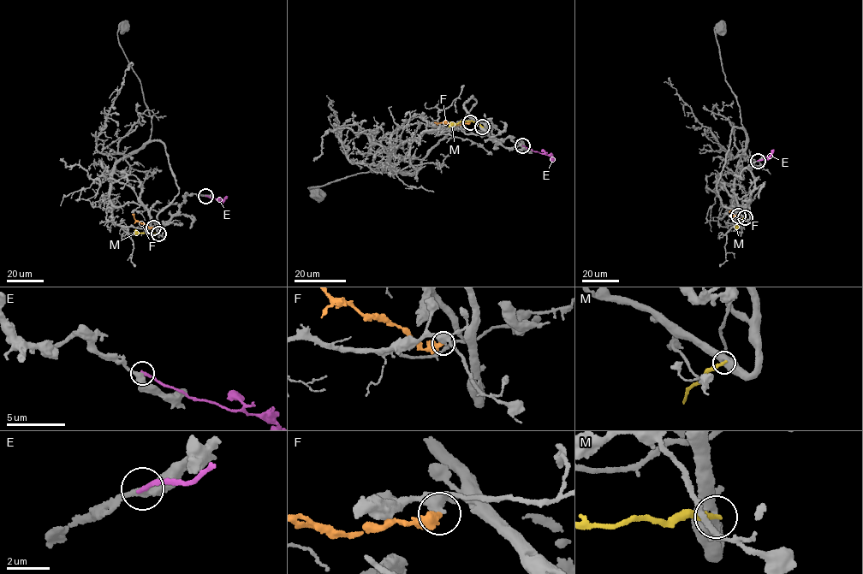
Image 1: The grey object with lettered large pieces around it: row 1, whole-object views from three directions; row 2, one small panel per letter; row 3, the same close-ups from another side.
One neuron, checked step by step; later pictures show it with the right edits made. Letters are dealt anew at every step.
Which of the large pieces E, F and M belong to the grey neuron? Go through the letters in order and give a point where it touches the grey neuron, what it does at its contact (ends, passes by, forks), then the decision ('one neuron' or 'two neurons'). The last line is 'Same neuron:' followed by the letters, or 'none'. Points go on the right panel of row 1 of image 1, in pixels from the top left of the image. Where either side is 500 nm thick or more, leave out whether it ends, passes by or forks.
E: contact (758, 161); it ends; two neurons
F: contact (738, 215); it ends; two neurons
M: contact (745, 217); two neurons
Same neuron: none

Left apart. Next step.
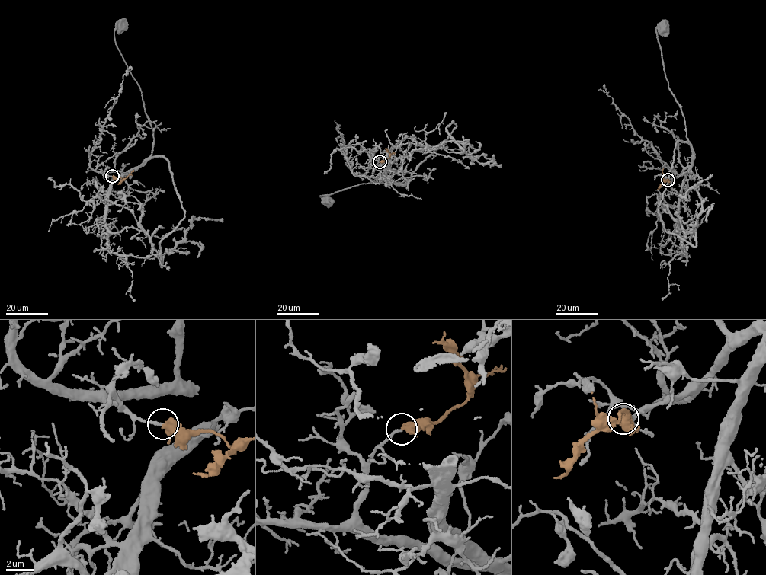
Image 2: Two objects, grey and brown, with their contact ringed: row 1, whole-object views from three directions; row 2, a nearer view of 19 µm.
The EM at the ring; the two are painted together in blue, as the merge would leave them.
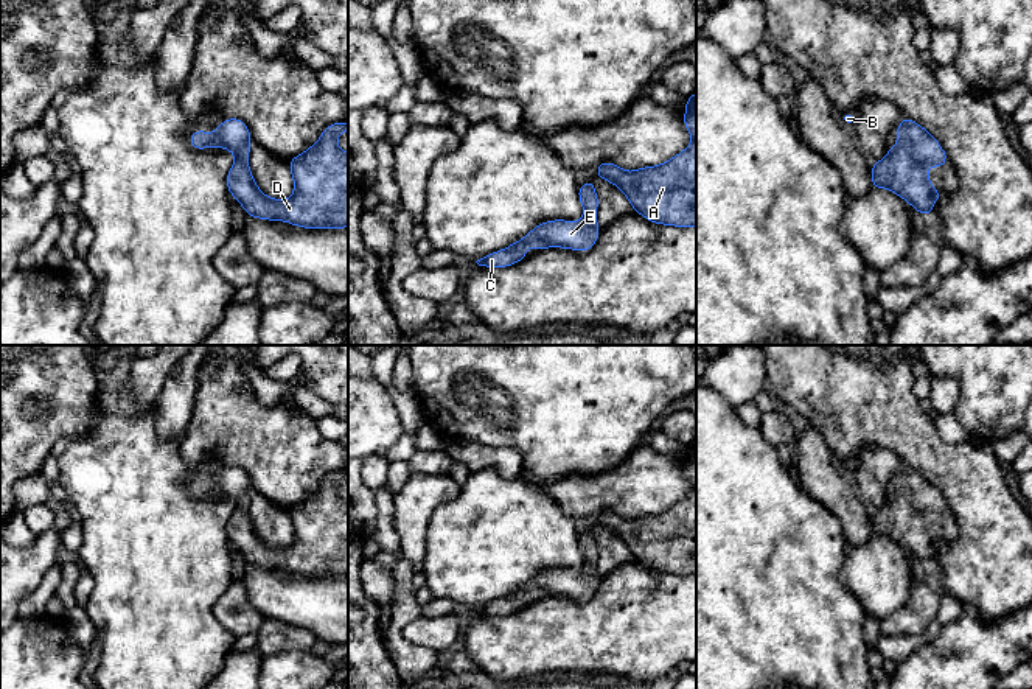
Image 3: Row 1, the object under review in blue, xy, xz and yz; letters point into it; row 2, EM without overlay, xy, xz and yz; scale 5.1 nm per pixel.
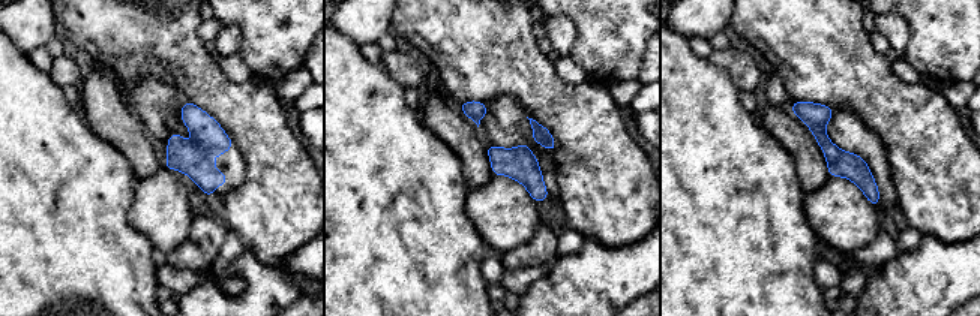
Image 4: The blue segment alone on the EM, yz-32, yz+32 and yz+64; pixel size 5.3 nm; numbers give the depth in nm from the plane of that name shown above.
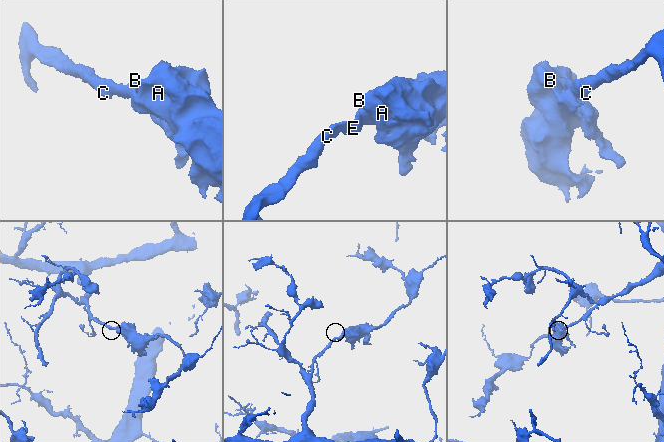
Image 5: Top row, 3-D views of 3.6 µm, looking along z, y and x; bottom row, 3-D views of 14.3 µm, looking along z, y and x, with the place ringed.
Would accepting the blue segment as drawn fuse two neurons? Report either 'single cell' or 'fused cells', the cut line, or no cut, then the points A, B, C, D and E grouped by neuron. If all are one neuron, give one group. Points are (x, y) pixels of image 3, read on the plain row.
single cell; cut none; groups A B C D E

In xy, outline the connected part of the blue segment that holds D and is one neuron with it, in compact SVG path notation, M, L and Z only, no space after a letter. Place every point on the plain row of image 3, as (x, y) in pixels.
M227 467L213 482L197 477L188 490L196 498L221 495L235 502L227 537L247 565L303 577L342 577L348 575L348 501L337 495L337 485L345 479L348 470L326 474L317 491L288 510L294 527L289 547L267 546L256 535L247 510L252 485L242 468Z

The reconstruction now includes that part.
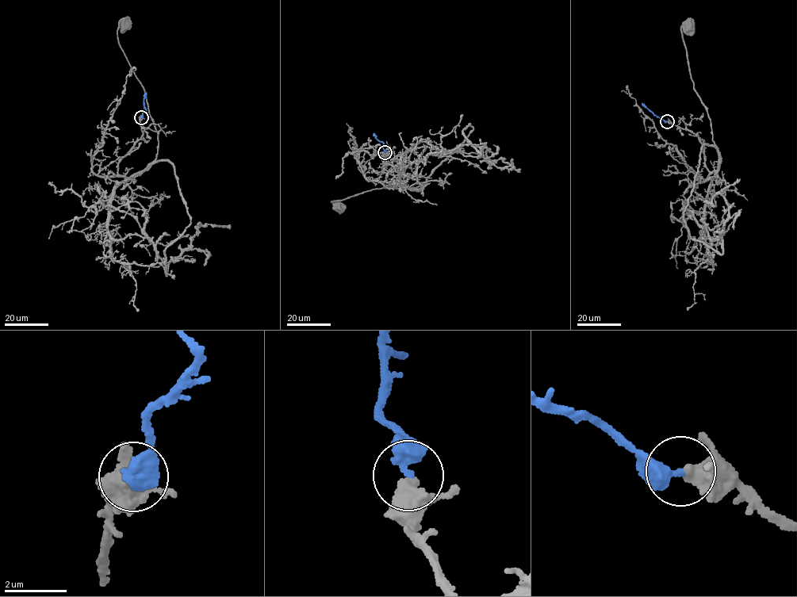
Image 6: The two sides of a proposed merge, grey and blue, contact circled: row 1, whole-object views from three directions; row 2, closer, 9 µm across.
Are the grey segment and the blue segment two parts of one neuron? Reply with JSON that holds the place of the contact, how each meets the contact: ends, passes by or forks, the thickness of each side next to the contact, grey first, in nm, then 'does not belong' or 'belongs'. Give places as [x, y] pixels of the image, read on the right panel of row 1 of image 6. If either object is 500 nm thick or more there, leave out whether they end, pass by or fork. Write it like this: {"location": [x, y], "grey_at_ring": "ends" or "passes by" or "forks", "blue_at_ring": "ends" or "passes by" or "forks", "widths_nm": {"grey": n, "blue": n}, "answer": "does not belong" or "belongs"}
{"location": [667, 121], "grey_at_ring": "passes by", "blue_at_ring": "ends", "widths_nm": {"grey": 420, "blue": 420}, "answer": "belongs"}

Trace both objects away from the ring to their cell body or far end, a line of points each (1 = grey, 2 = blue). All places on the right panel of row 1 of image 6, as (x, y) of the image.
1: (667, 121), (696, 135), (707, 170), (718, 168), (710, 119), (694, 87), (683, 40), (681, 28), (688, 26)
2: (667, 121), (657, 117), (641, 103)

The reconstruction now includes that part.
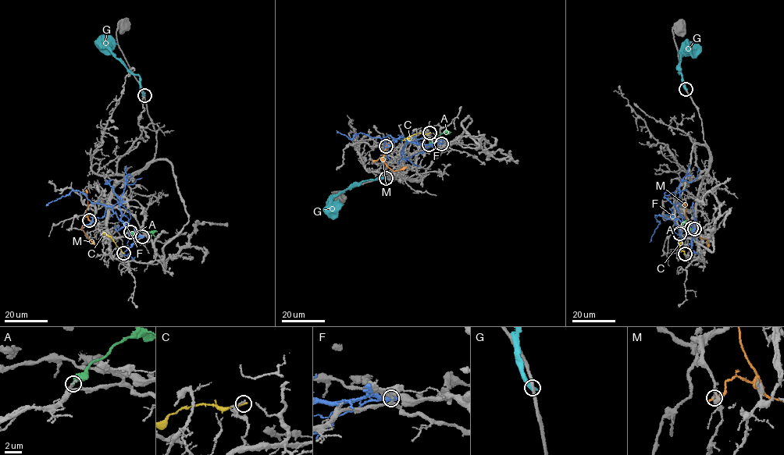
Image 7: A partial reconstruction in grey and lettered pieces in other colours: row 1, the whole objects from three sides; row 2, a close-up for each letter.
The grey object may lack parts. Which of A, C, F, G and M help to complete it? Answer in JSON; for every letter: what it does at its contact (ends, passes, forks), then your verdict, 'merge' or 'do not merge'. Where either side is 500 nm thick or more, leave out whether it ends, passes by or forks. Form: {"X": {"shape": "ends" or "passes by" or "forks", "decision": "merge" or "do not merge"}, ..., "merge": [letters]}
{"A": {"shape": "ends", "decision": "merge"}, "C": {"shape": "ends", "decision": "do not merge"}, "F": {"decision": "do not merge"}, "G": {"decision": "do not merge"}, "M": {"shape": "ends", "decision": "do not merge"}, "merge": ["A"]}

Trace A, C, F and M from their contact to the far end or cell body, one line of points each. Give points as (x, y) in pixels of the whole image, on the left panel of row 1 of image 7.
A: (130, 231), (157, 231)
C: (123, 253), (112, 239), (105, 233), (101, 234)
F: (142, 236), (130, 234), (111, 207), (90, 202), (80, 191), (73, 190), (46, 205)
M: (89, 220), (87, 216), (83, 218), (82, 229), (94, 244)

